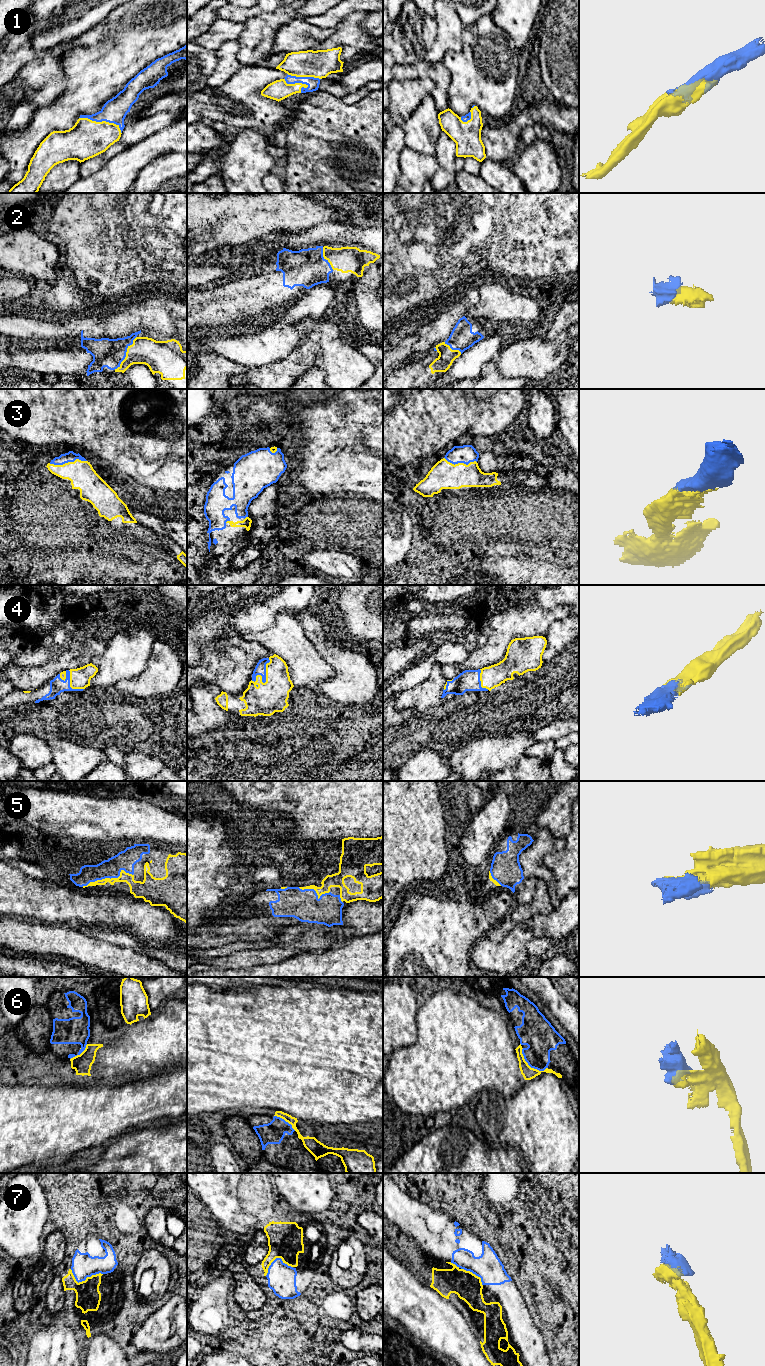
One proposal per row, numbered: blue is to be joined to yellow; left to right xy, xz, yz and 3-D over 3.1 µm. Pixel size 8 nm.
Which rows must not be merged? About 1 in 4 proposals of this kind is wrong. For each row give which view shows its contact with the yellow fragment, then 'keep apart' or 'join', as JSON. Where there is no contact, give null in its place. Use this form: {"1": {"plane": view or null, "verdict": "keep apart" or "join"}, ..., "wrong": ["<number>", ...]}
{"1": {"plane": "xy", "verdict": "join"}, "2": {"plane": "xy", "verdict": "join"}, "3": {"plane": "xy", "verdict": "join"}, "4": {"plane": "xz", "verdict": "join"}, "5": {"plane": "xy", "verdict": "join"}, "6": {"plane": "yz", "verdict": "keep apart"}, "7": {"plane": "xy", "verdict": "keep apart"}, "wrong": ["6", "7"]}

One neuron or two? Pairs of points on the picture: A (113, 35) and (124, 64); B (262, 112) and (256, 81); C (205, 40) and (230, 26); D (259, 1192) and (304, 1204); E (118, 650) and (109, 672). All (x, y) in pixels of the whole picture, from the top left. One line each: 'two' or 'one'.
A: one
B: one
C: one
D: two
E: one

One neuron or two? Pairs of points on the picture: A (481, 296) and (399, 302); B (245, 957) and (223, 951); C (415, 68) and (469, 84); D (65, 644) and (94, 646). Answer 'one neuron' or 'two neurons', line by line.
A: two neurons
B: two neurons
C: two neurons
D: two neurons

